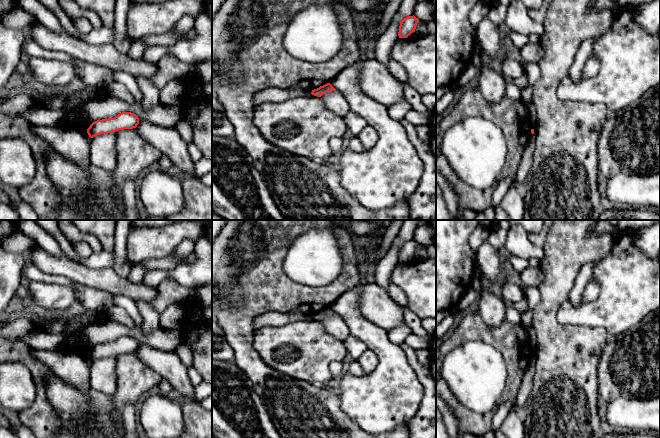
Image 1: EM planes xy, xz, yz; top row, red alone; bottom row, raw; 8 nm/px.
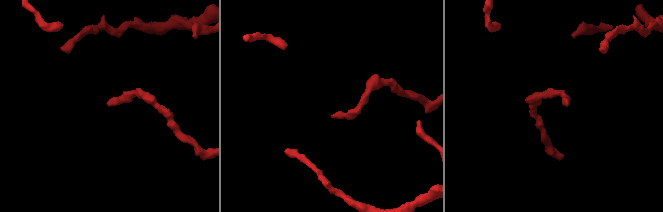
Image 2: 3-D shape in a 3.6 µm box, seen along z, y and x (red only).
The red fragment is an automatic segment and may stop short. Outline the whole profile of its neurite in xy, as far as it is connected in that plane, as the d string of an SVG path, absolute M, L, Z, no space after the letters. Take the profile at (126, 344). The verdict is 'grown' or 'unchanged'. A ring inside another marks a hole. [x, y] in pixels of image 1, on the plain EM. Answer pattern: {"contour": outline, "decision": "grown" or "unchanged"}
{"contour": "M122 336L114 342L102 343L93 346L87 353L90 362L100 358L108 358L124 353L136 352L139 348L139 342L131 336Z", "decision": "unchanged"}

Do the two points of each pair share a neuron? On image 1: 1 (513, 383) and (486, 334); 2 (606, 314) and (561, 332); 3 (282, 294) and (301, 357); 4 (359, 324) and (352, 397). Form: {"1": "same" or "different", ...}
{"1": "same", "2": "different", "3": "different", "4": "same"}

